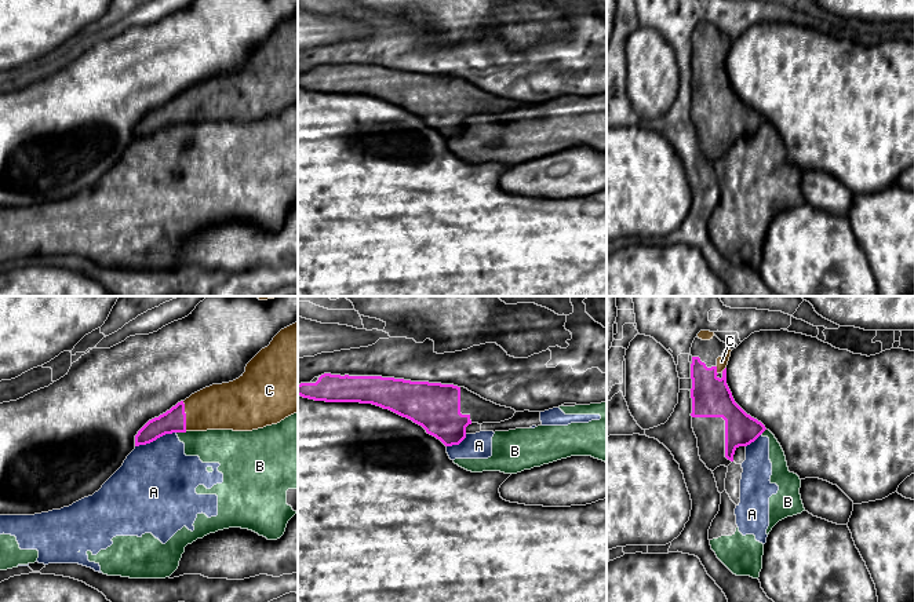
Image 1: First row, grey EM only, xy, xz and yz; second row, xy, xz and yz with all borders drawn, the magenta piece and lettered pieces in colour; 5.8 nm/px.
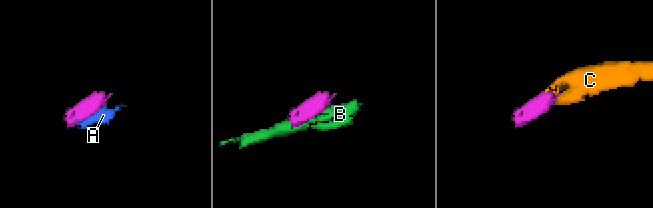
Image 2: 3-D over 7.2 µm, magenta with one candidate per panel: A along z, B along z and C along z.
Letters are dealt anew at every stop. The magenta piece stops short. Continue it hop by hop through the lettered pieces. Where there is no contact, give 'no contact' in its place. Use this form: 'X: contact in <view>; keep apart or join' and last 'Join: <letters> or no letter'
A: contact in xy; keep apart
B: contact in xy; keep apart
C: contact in xy; join
Join: C

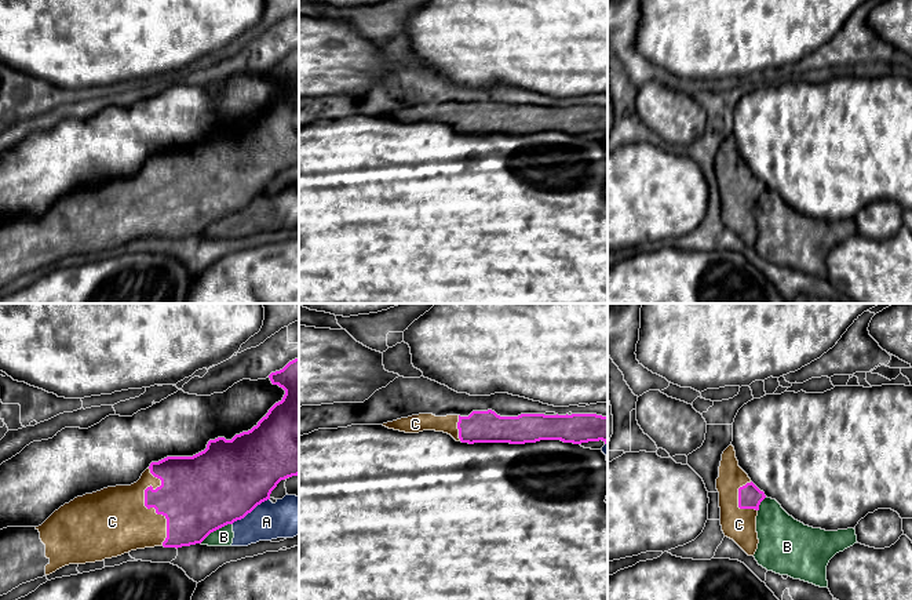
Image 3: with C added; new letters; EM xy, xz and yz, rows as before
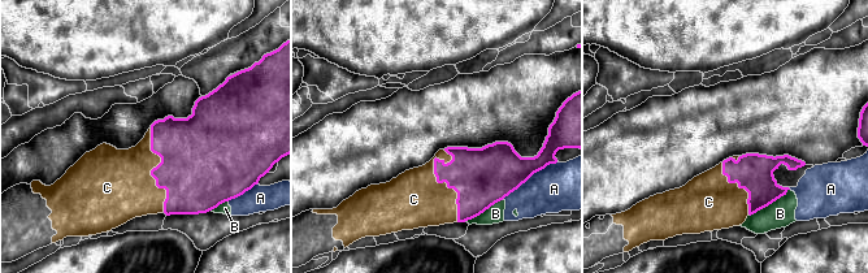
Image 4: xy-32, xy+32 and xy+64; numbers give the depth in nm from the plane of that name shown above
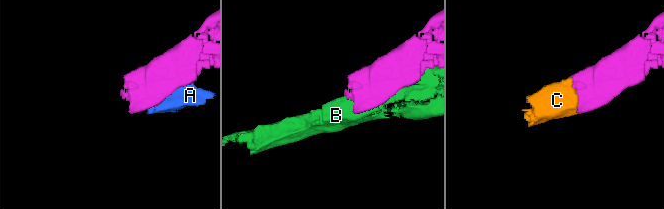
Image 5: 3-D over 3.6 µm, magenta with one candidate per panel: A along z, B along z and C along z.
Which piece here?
A: contact in xy; keep apart
B: contact in xy; keep apart
C: contact in xy; join
Join: C

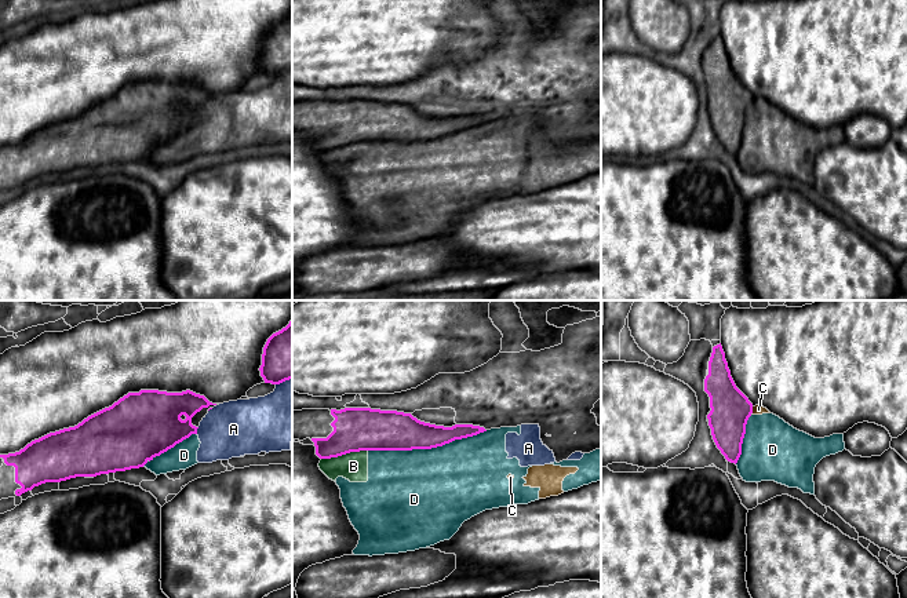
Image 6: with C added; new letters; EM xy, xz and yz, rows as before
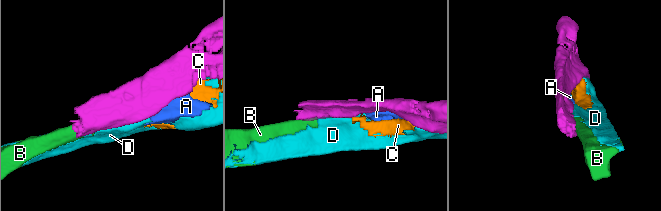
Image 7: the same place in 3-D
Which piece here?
A: contact in xy; keep apart
B: contact in xz; keep apart
C: contact in yz; keep apart
D: contact in xz; keep apart
Join: no letter

